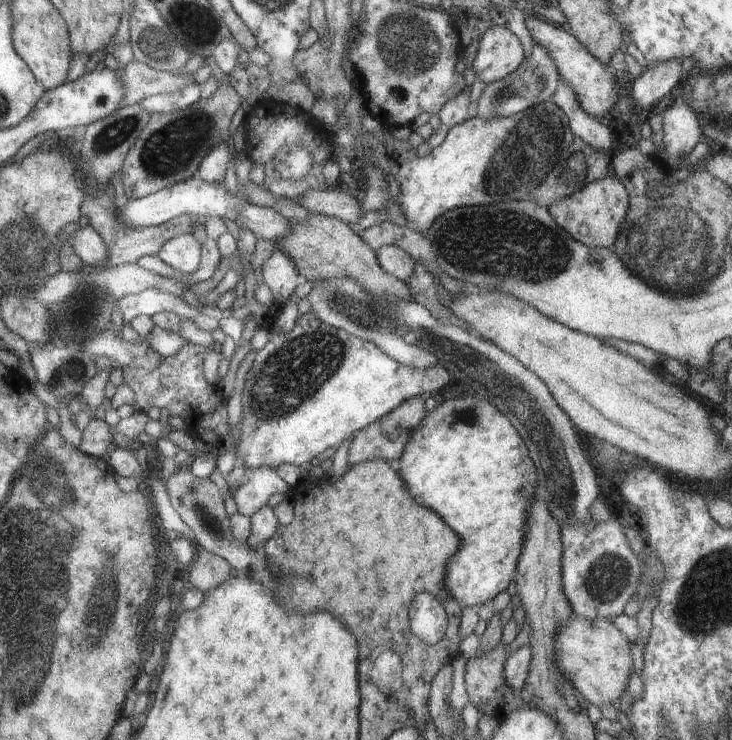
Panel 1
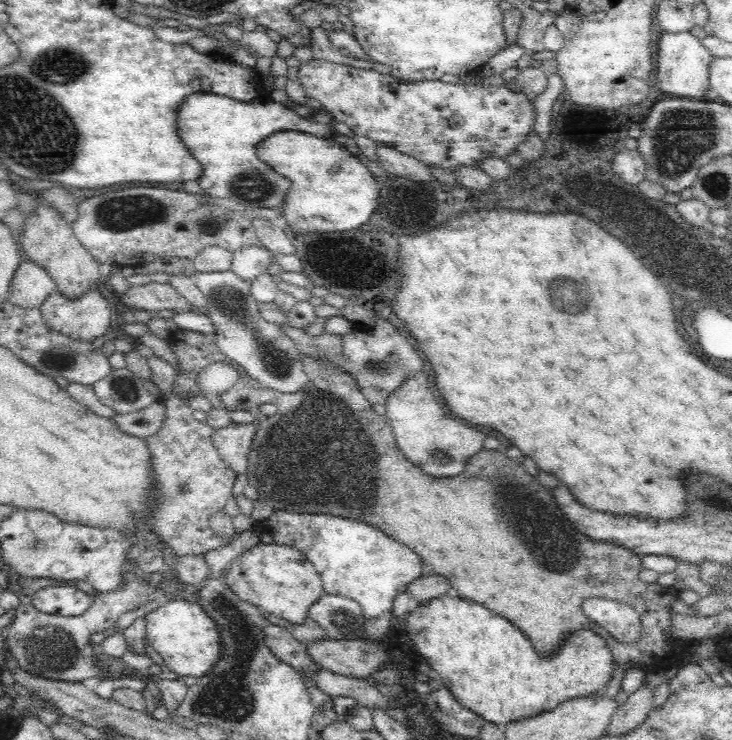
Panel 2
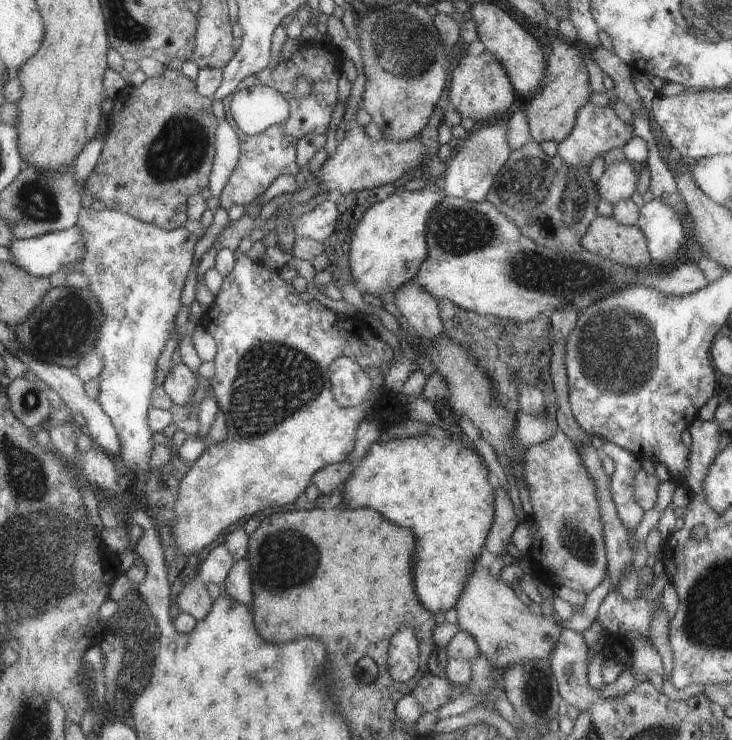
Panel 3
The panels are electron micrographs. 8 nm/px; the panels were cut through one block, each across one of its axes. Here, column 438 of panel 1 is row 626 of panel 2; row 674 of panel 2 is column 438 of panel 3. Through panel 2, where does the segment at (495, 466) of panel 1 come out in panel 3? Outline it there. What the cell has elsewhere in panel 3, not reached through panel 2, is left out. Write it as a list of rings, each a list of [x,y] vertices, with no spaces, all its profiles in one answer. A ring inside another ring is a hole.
[[[443,433],[413,435],[403,439],[393,437],[372,442],[365,454],[354,464],[346,478],[342,492],[347,508],[373,508],[389,522],[403,526],[415,536],[413,550],[413,588],[418,601],[429,612],[445,612],[455,606],[474,558],[491,526],[493,516],[494,481],[482,458],[467,441]]]

